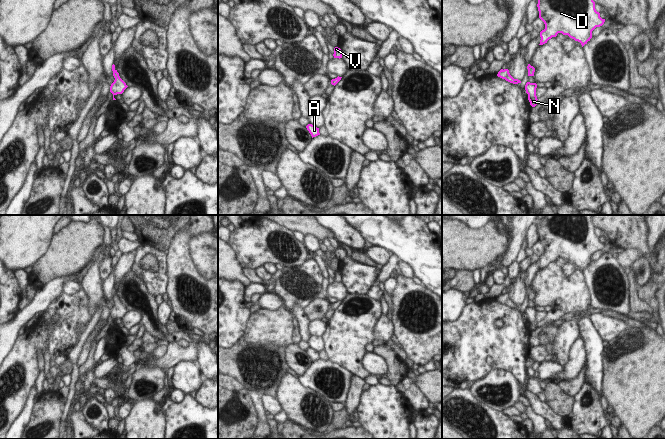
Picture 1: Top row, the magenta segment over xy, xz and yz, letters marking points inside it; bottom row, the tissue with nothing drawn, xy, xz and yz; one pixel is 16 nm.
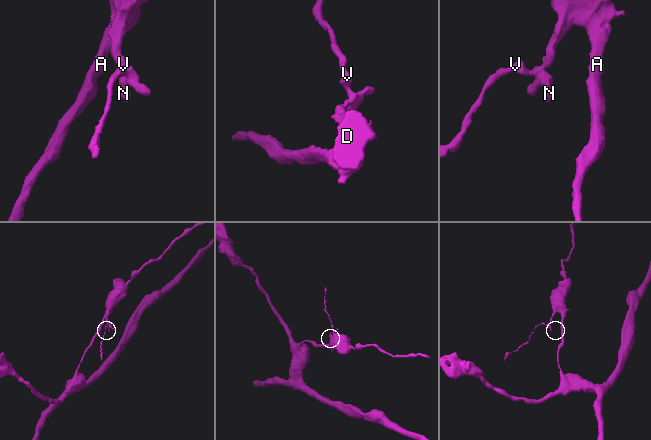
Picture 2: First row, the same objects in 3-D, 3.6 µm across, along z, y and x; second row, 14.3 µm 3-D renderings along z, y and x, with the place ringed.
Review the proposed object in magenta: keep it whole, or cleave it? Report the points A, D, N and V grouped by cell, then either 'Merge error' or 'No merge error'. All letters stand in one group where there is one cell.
Groups: A D N V. No merge error

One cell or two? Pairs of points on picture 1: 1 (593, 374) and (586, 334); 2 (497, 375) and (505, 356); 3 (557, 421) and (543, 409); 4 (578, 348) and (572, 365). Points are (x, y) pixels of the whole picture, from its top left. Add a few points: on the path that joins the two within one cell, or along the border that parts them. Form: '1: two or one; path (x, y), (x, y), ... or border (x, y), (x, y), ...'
1: one; path (594, 364), (594, 344)
2: two; border (485, 375), (493, 368), (504, 368), (519, 382)
3: one; path (554, 419), (546, 412)
4: one; path (577, 352), (576, 361)

